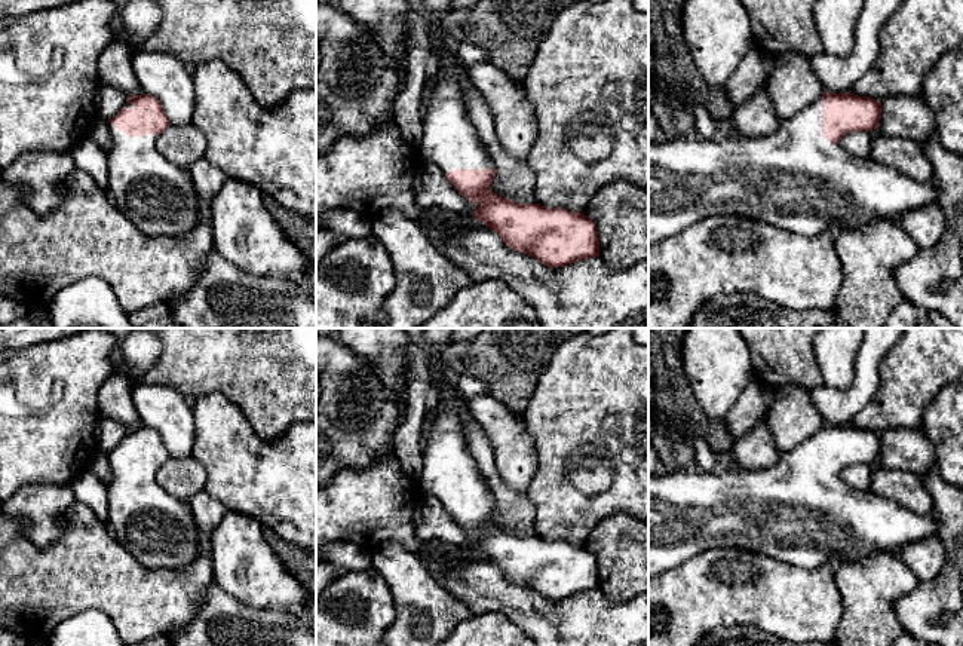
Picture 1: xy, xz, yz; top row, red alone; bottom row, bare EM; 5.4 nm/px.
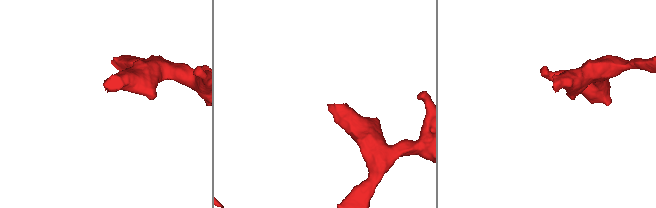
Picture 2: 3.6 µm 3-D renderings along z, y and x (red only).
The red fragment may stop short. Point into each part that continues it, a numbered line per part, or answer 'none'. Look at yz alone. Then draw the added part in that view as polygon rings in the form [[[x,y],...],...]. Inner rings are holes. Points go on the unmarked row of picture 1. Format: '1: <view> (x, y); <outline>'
1: yz (794, 511); [[[822,429],[764,469],[675,471],[648,474],[648,576],[662,575],[683,561],[714,548],[740,548],[763,552],[798,567],[816,569],[834,557],[865,561],[883,551],[896,551],[927,536],[938,536],[939,524],[929,515],[916,515],[896,502],[858,490],[822,469]]]

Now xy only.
1: xy (158, 529); [[[110,457],[110,469],[111,478],[105,484],[107,526],[116,533],[117,544],[150,570],[172,570],[190,564],[197,555],[199,533],[188,505],[159,486],[157,469],[151,466],[129,469]]]

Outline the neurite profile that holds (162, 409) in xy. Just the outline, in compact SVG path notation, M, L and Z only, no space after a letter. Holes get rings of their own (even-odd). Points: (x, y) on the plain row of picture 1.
M138 385L134 388L132 401L142 426L160 434L171 457L190 456L194 420L183 395L162 385Z

